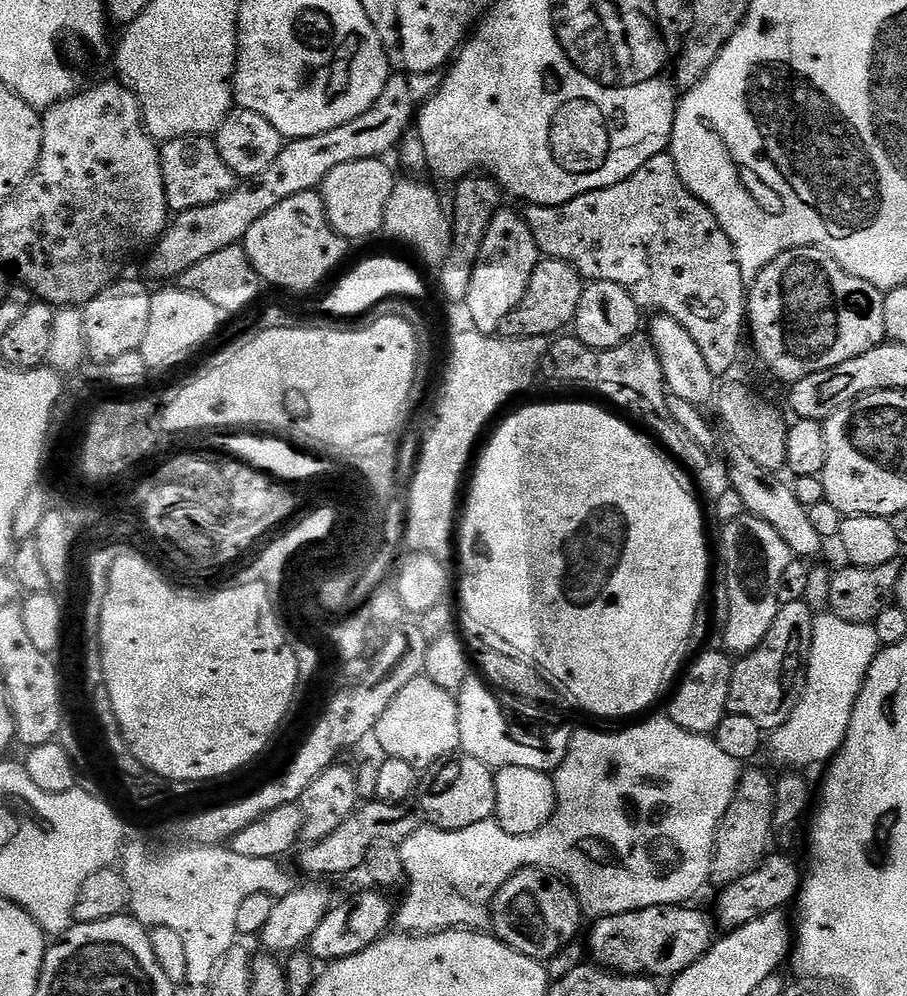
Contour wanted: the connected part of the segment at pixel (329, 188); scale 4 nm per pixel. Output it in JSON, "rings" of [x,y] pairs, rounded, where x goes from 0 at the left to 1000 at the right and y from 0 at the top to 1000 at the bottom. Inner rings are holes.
{"rings":[[[422,160],[381,163],[381,167],[372,167],[359,175],[355,186],[357,210],[366,229],[380,242],[397,241],[422,230],[426,203],[430,203],[430,195],[439,184],[423,164]]]}

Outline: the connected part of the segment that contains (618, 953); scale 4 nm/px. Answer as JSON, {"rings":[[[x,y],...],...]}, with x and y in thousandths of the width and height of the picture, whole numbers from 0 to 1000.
{"rings":[[[735,908],[660,921],[646,943],[646,956],[650,964],[653,960],[652,967],[685,980],[745,981],[778,959],[787,947],[787,928],[782,917],[779,920],[763,911],[767,910]]]}

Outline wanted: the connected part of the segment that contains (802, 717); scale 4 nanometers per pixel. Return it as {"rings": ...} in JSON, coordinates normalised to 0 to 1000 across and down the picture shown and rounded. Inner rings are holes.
{"rings":[[[915,612],[907,616],[901,617],[895,624],[895,644],[893,645],[893,661],[891,662],[891,680],[886,683],[886,692],[882,695],[880,705],[875,709],[875,713],[871,717],[871,721],[867,721],[867,725],[860,731],[854,732],[850,736],[851,744],[846,744],[845,751],[851,754],[851,759],[860,767],[865,767],[863,770],[869,773],[888,773],[886,771],[895,771],[899,767],[907,768],[910,765],[916,764],[917,760],[922,758],[924,752],[928,749],[928,745],[933,741],[933,733],[937,733],[937,721],[942,717],[942,709],[946,705],[946,697],[953,688],[955,677],[959,673],[959,669],[964,665],[964,661],[972,650],[970,639],[966,636],[967,632],[959,627],[938,627],[937,624],[928,624],[928,620],[924,620]]]}

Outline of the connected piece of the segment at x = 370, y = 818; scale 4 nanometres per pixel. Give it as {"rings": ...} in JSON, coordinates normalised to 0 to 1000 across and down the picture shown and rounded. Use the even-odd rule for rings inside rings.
{"rings":[[[411,802],[410,807],[398,806],[391,815],[368,833],[355,845],[342,847],[330,852],[331,871],[340,880],[379,880],[383,876],[400,872],[401,859],[406,853],[416,847],[431,847],[439,849],[452,838],[459,834],[461,824],[460,816],[445,815],[444,810],[427,807],[417,802]]]}

